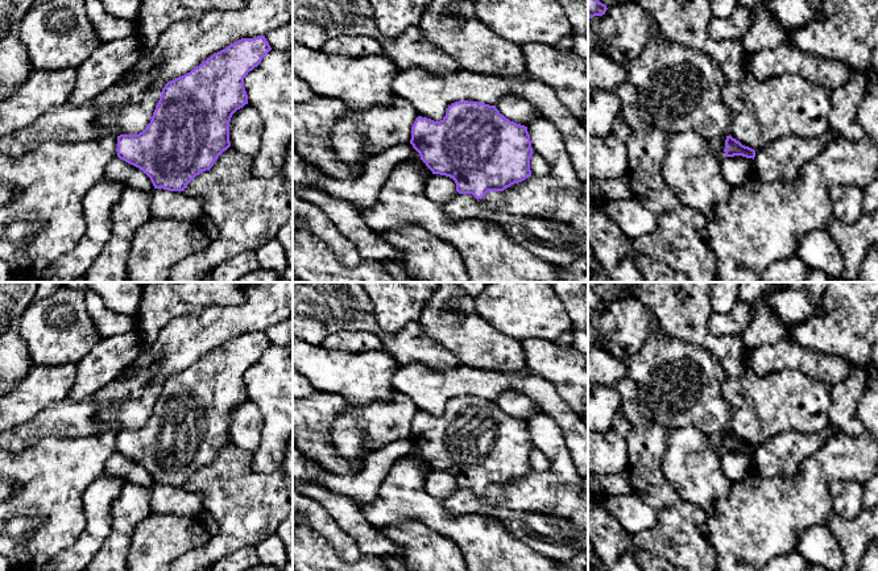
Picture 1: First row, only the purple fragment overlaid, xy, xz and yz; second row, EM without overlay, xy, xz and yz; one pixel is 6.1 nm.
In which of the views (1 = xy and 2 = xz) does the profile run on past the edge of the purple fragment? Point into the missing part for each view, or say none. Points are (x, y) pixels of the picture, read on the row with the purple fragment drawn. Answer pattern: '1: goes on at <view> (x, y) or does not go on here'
1: does not go on here
2: does not go on here

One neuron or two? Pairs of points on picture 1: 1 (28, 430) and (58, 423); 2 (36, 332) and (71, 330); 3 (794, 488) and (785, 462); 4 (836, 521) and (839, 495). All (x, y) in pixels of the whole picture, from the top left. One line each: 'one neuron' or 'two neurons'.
1: one neuron
2: one neuron
3: two neurons
4: two neurons

